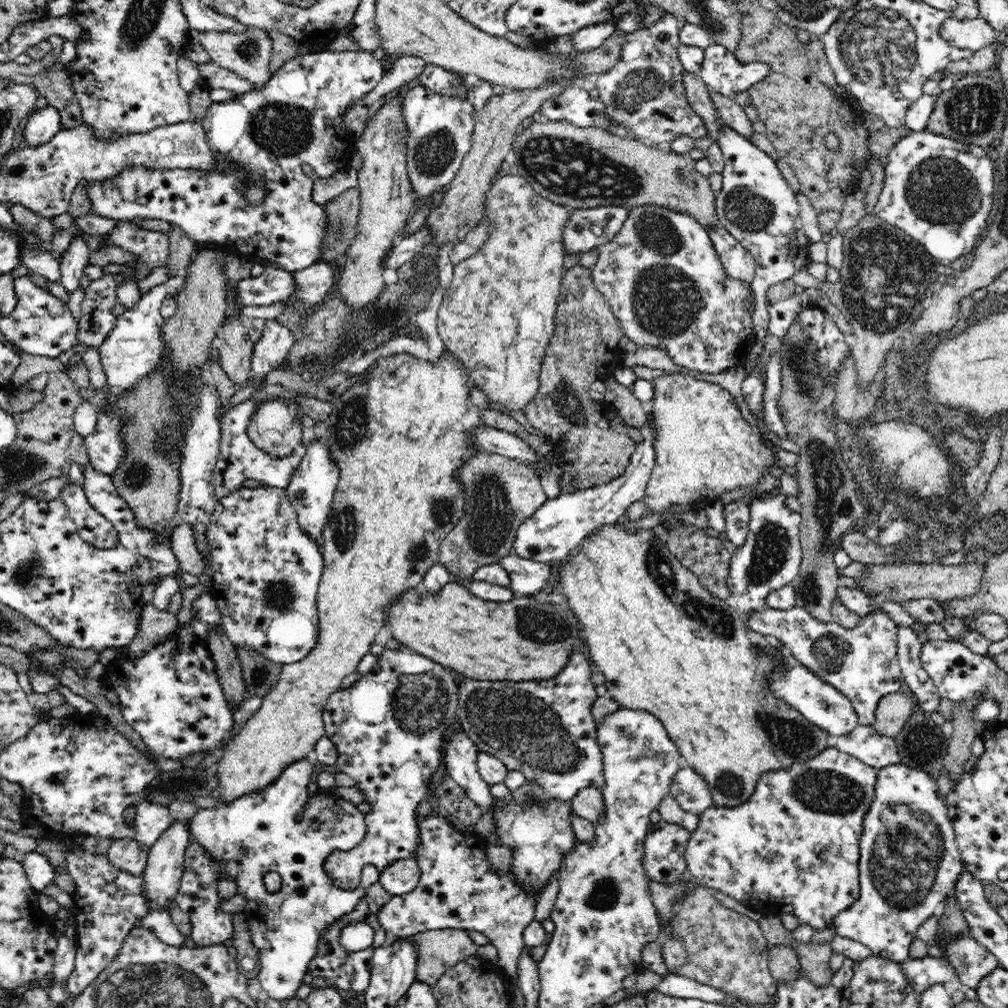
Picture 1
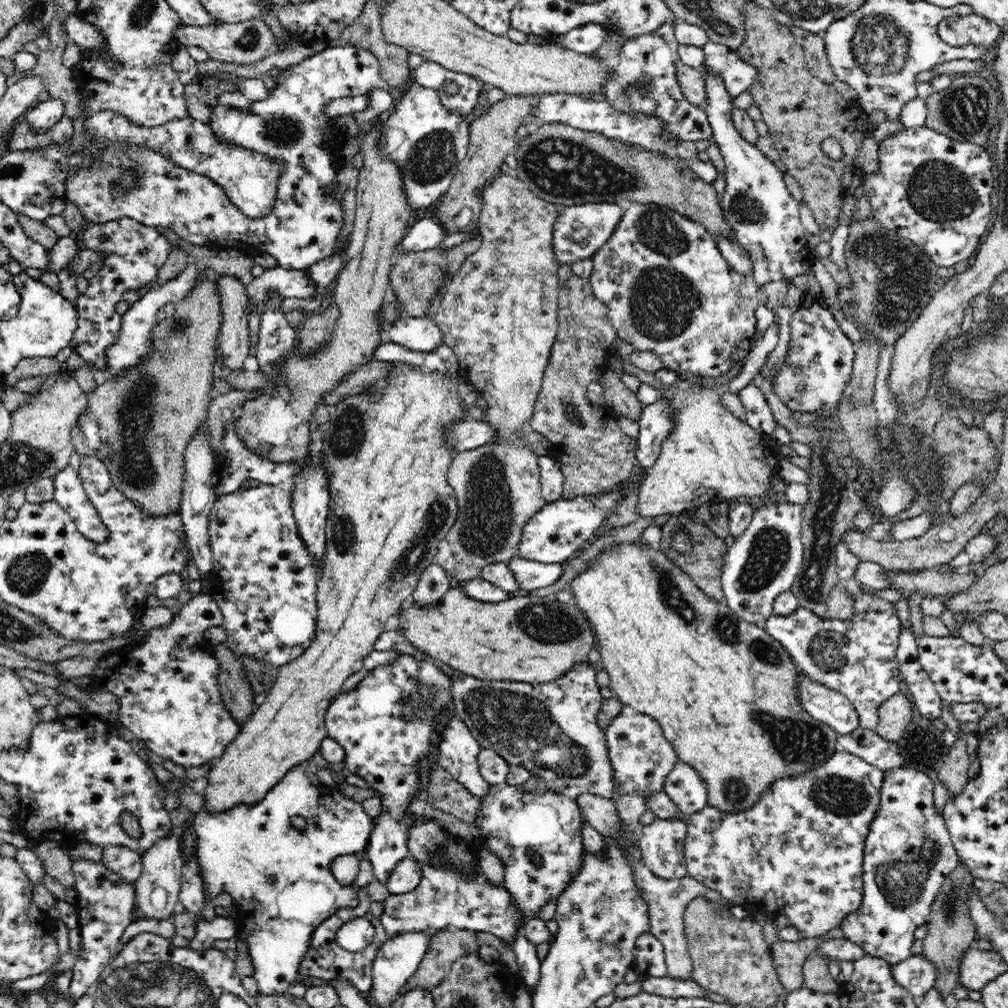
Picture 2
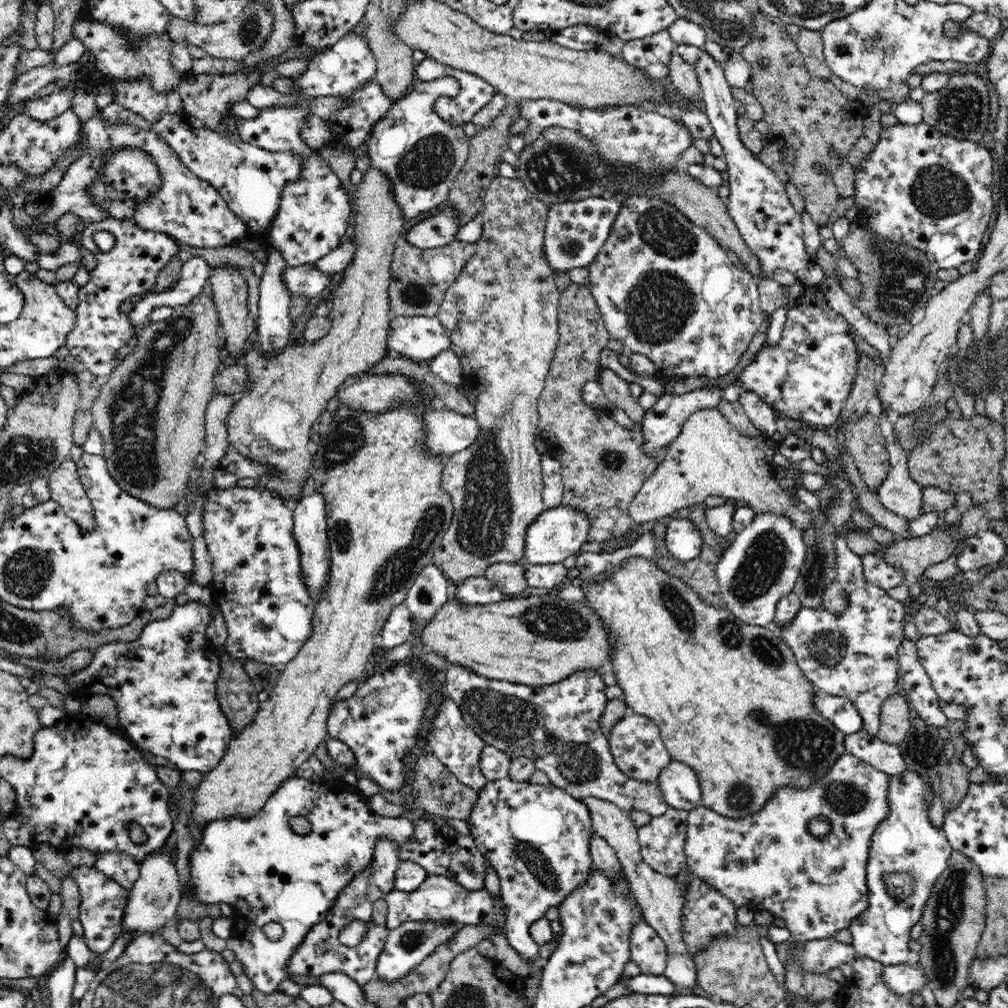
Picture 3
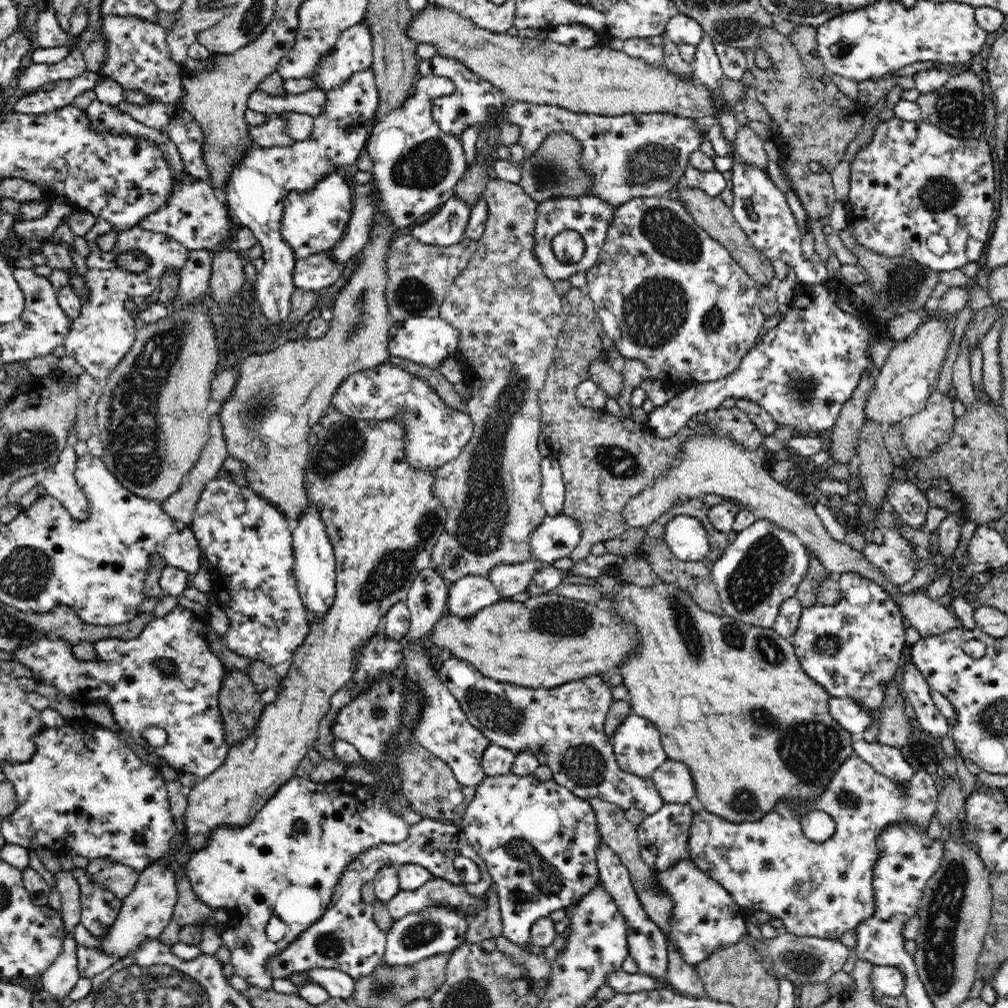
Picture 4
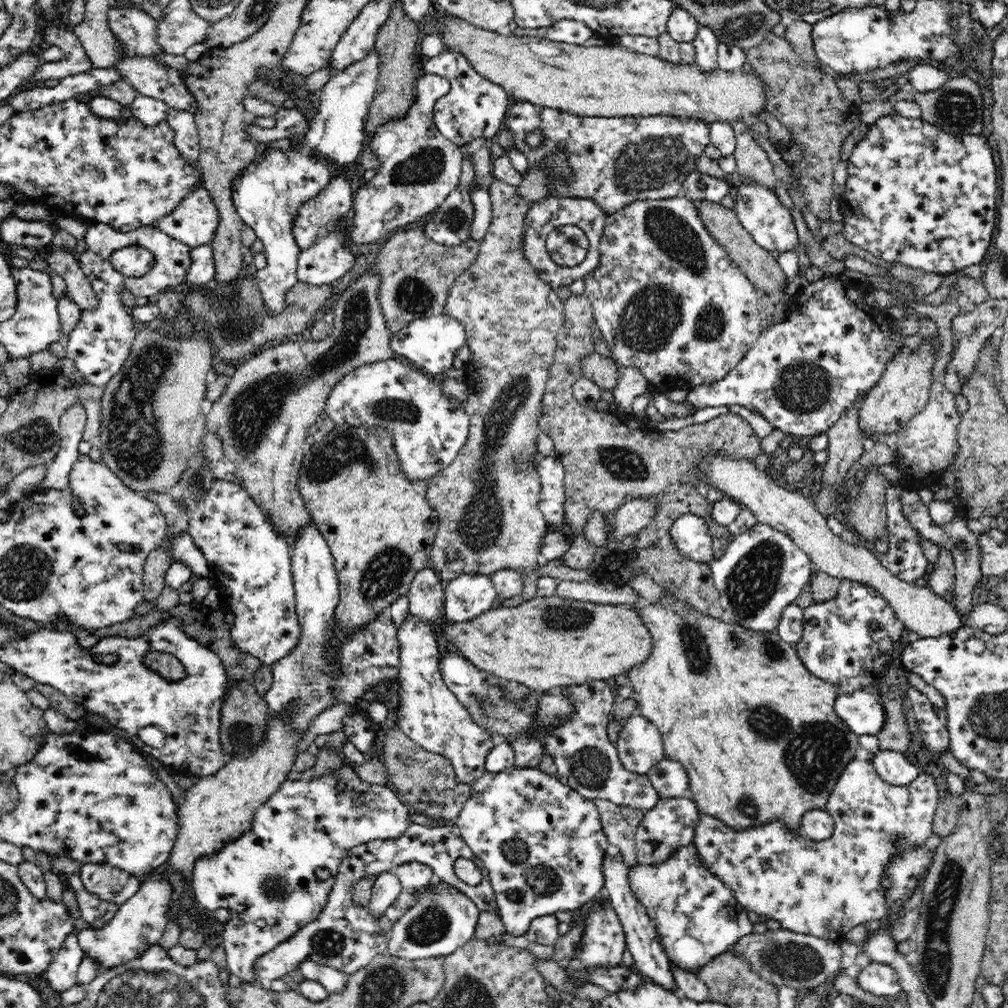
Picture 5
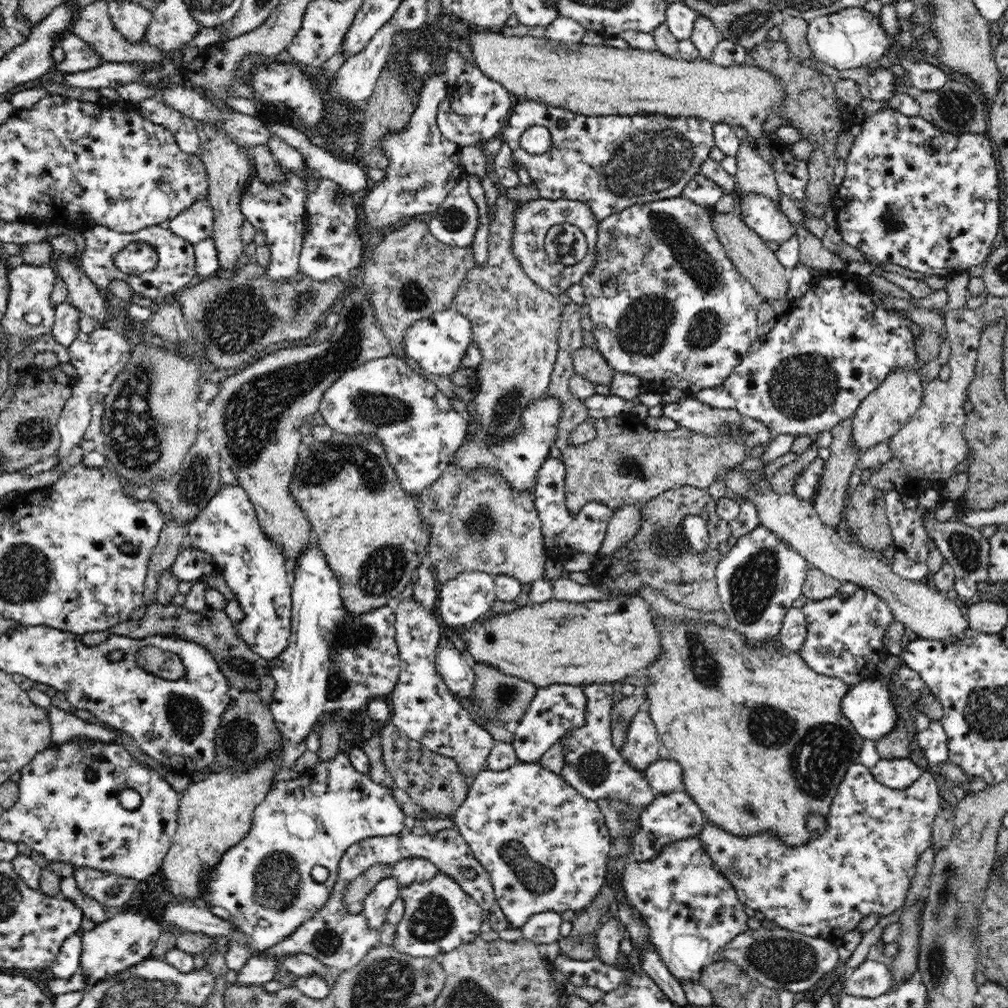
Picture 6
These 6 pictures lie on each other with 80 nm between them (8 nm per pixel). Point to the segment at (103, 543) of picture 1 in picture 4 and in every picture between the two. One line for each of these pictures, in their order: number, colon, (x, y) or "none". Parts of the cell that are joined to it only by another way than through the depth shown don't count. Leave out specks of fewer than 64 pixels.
2: (69, 493)
3: (65, 487)
4: (59, 482)

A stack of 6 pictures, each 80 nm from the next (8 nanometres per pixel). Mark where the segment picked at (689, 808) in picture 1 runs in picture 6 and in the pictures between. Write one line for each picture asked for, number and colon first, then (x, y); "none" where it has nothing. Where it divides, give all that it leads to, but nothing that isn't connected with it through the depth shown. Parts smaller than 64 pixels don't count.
2: (683, 785)
3: (679, 784)
4: (673, 779)
5: (669, 777)
6: (665, 776)

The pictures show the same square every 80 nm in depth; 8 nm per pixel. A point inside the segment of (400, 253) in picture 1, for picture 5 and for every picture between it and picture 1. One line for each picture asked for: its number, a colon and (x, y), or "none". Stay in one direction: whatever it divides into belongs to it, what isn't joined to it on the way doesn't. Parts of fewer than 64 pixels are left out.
2: (427, 233)
3: (437, 230)
4: (447, 226)
5: (450, 224)

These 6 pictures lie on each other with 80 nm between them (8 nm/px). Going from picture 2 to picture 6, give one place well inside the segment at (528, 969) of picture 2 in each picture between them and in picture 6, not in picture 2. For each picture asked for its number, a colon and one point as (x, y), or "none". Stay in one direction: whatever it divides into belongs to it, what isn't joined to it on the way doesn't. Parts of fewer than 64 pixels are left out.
3: (537, 837)
4: (539, 840)
5: (542, 845)
6: (545, 846)

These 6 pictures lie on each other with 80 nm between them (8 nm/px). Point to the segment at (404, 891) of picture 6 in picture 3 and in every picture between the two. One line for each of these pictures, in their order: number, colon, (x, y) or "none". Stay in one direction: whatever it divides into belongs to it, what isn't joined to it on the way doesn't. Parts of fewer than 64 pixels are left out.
3: (409, 945)
4: (437, 930)
5: (443, 919)

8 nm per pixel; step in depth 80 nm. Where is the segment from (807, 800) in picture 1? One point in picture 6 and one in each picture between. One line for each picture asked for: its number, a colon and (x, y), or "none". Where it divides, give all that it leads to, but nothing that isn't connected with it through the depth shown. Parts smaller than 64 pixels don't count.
2: (798, 852)
3: (768, 860)
4: (818, 889)
5: (823, 889)
6: (862, 865)

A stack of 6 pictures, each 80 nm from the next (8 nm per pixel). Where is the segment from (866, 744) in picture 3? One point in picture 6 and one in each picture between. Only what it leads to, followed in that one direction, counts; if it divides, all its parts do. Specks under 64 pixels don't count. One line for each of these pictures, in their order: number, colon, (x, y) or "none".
4: (887, 760)
5: (893, 767)
6: (897, 773)

